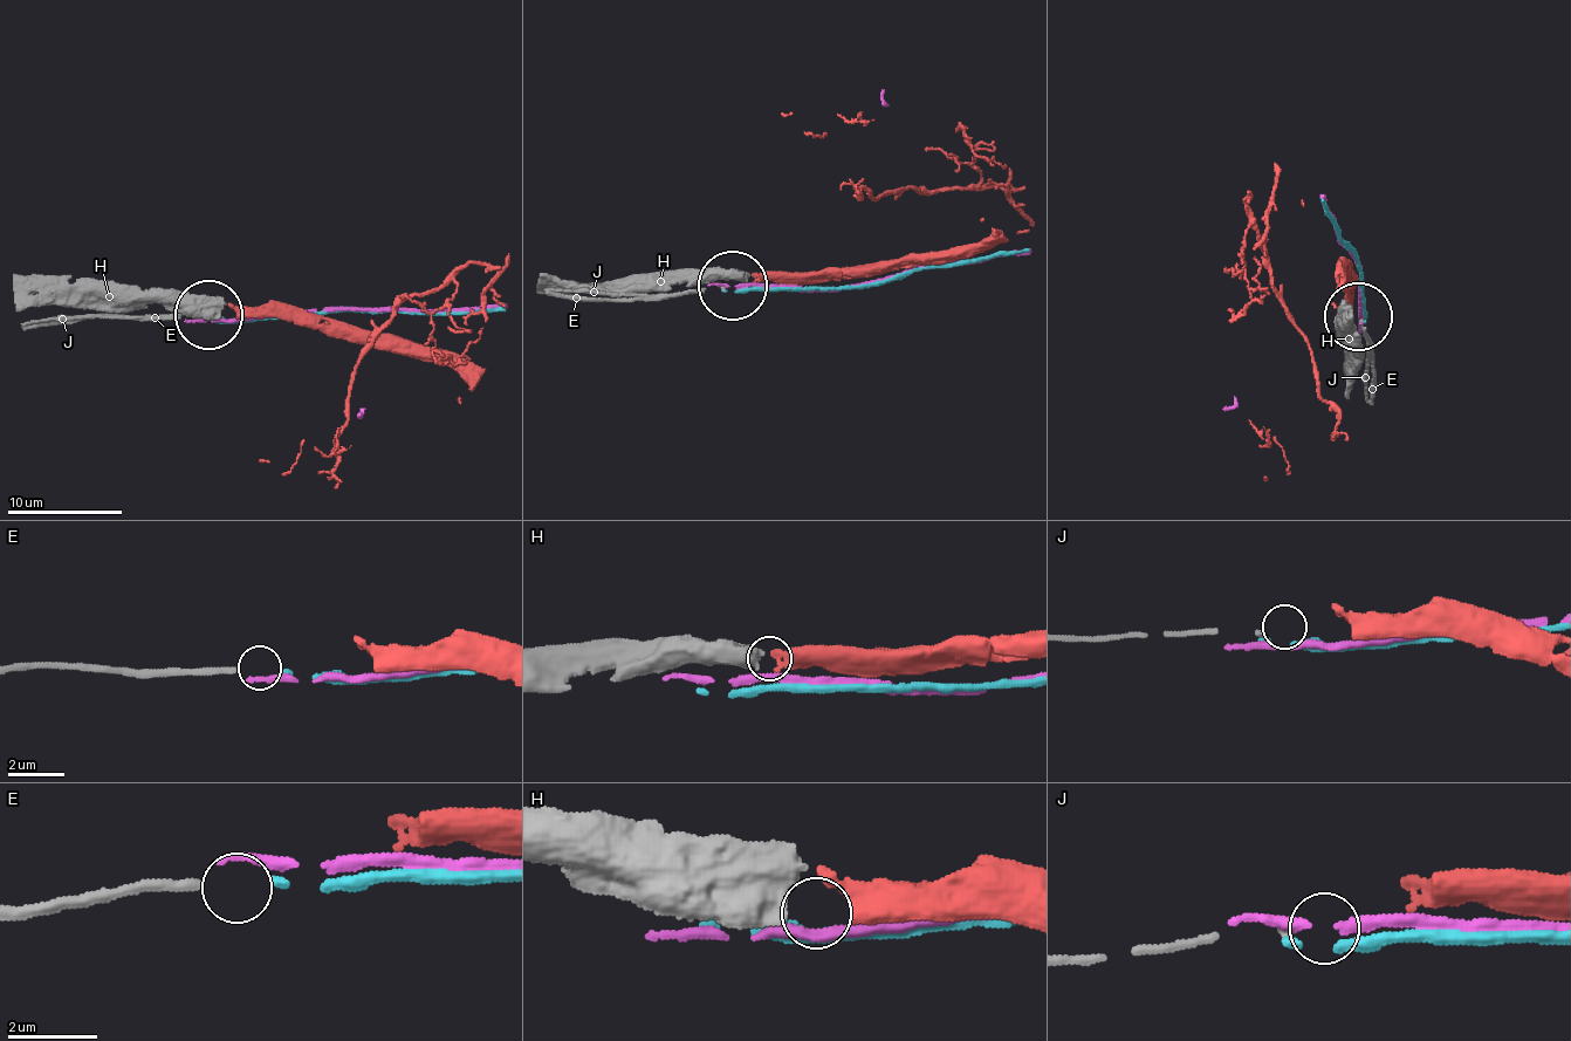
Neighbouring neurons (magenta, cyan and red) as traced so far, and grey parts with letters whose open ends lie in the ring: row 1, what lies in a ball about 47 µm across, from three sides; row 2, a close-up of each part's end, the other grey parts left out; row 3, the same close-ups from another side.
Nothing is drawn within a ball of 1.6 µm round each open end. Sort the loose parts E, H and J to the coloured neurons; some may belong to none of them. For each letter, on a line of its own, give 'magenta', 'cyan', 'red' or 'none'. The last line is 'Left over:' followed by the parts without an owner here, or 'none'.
E: cyan
H: red
J: none
Left over: J

